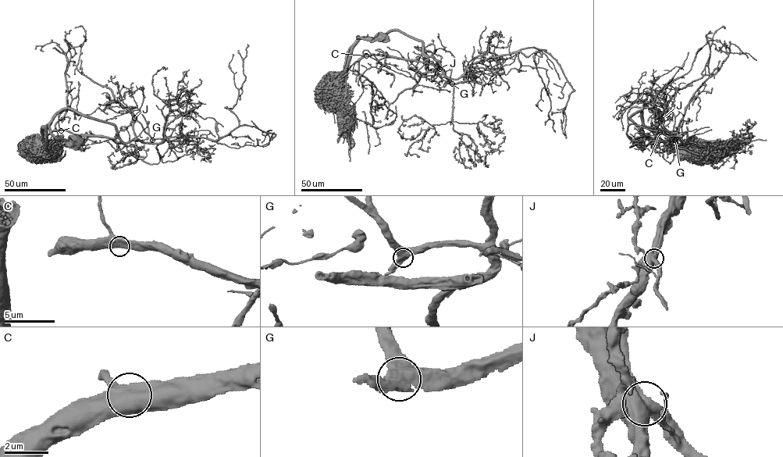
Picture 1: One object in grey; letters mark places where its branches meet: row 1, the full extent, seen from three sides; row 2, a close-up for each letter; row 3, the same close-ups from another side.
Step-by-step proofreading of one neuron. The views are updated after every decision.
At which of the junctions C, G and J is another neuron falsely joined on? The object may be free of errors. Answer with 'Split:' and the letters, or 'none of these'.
Split: J

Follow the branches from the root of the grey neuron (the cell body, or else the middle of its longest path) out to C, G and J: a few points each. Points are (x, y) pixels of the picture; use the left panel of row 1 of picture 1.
C: (75, 142), (57, 138), (51, 132), (49, 124), (47, 125), (36, 145), (40, 144), (52, 131), (61, 130)
G: (75, 142), (57, 138), (50, 127), (65, 108), (112, 123), (125, 143), (136, 138), (135, 119), (152, 140)
J: (75, 142), (57, 138), (51, 132), (50, 121), (64, 109), (112, 123), (125, 143), (136, 138), (135, 118)

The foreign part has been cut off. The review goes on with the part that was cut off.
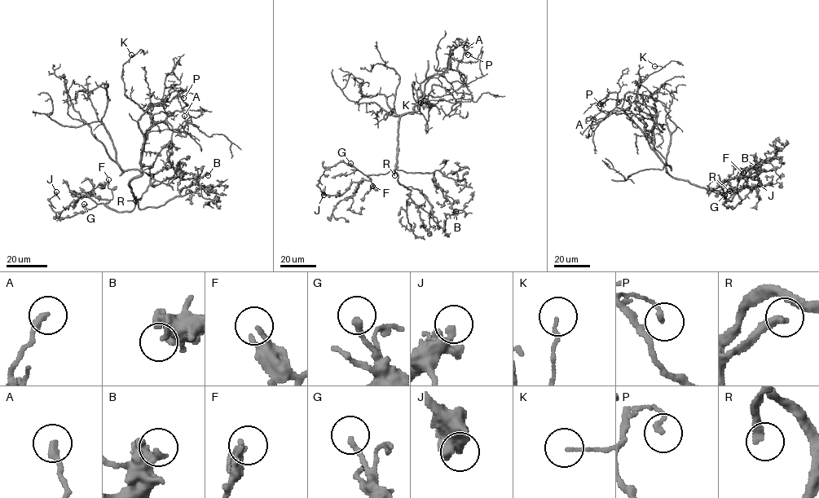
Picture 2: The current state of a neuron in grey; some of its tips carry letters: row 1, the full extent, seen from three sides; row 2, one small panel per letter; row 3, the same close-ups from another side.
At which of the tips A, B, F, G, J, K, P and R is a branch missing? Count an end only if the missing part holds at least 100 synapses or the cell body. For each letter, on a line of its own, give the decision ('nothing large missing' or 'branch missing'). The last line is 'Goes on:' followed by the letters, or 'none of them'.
A: nothing large missing
B: nothing large missing
F: nothing large missing
G: nothing large missing
J: nothing large missing
K: nothing large missing
P: nothing large missing
R: branch missing
Goes on: R

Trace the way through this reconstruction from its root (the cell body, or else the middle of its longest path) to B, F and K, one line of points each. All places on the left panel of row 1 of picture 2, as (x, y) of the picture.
B: (134, 178), (129, 184), (135, 202), (149, 185), (160, 184), (167, 178), (199, 180), (204, 174), (208, 175)
F: (134, 178), (129, 184), (136, 203), (129, 211), (114, 211), (105, 204), (112, 198), (107, 186), (108, 179)
K: (134, 178), (141, 174), (140, 157), (151, 115), (125, 94), (123, 66), (131, 55)

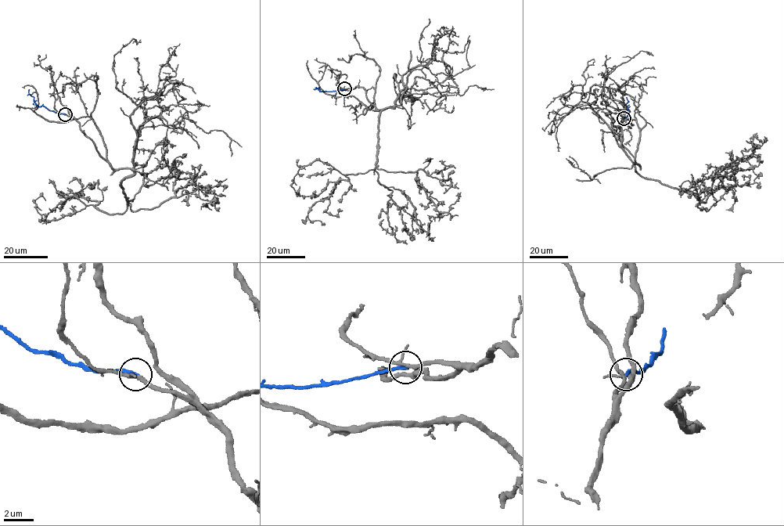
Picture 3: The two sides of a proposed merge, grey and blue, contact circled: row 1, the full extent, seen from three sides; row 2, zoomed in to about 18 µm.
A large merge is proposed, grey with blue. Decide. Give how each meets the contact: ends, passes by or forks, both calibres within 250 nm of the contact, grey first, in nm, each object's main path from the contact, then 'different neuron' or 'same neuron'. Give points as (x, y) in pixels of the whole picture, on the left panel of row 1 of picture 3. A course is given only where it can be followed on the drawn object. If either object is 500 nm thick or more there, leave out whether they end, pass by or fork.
grey forks | blue ends | 200/240 nm | grey via (66, 114), (109, 163), (133, 171), (120, 184), (128, 204), (44, 222), (34, 202), (45, 200) | blue via (66, 114), (38, 106), (29, 93), (29, 89) | same neuron

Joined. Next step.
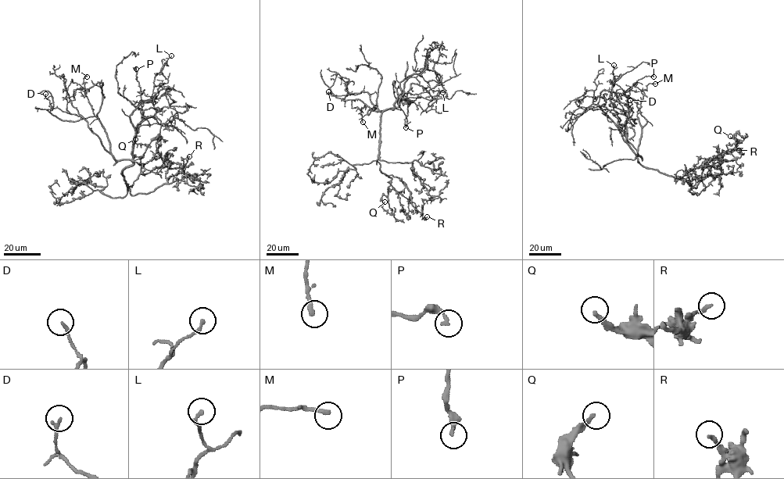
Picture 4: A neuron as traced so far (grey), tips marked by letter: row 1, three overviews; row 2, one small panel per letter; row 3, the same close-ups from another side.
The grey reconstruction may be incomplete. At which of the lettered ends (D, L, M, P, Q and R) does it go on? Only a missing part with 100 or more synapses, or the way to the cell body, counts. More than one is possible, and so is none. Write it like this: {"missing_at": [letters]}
{"missing_at": []}

